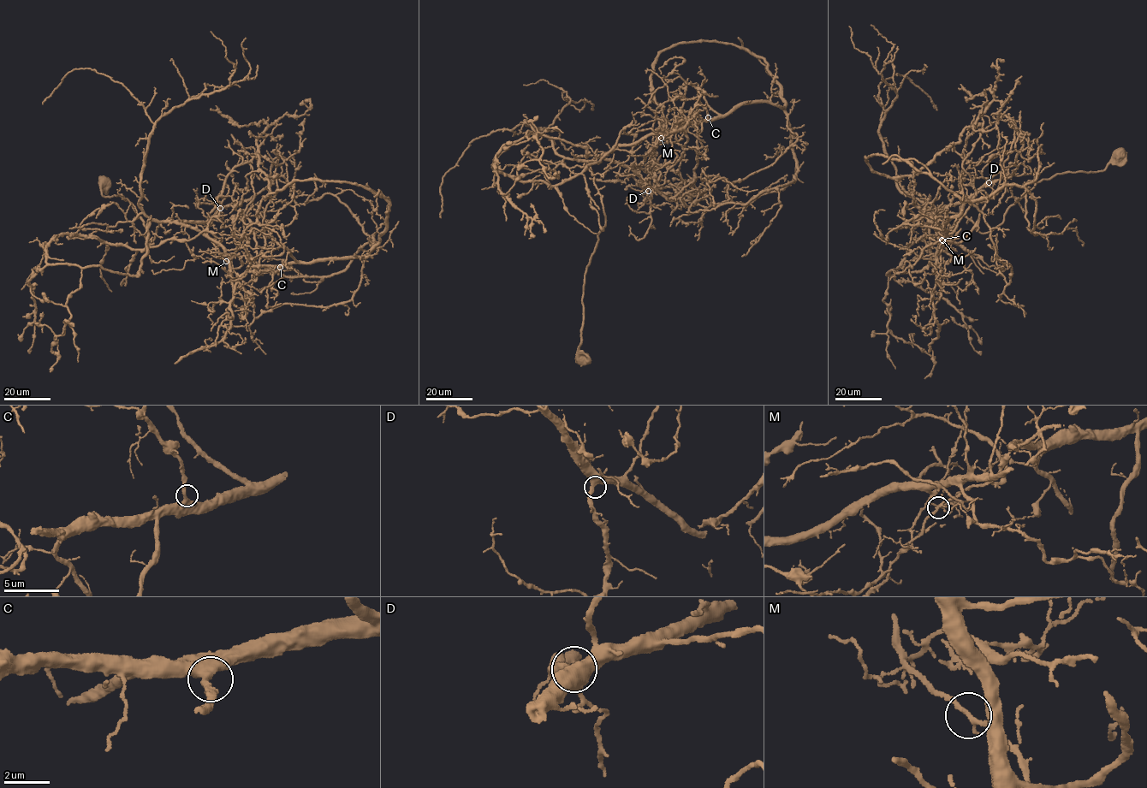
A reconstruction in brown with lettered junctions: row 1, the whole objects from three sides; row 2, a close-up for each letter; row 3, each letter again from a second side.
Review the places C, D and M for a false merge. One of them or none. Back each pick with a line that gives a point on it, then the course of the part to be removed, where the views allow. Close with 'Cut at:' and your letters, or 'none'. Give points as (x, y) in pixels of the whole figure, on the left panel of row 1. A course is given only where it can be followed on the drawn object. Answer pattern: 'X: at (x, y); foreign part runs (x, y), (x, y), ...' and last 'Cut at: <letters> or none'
M: at (226, 261); foreign part runs (227, 261), (239, 275), (373, 247), (338, 272), (280, 275), (247, 251), (239, 216), (257, 204)
Cut at: M

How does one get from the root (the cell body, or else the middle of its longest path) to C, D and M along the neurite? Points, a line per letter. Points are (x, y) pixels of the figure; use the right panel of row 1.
C: (1119, 154), (1102, 170), (1042, 179), (987, 233), (963, 216), (937, 209), (936, 253), (941, 239)
D: (1119, 154), (1102, 170), (1042, 179), (987, 233), (979, 232), (963, 216), (937, 210), (961, 203), (989, 182)
M: (1119, 154), (1102, 170), (1042, 179), (987, 233), (963, 216), (937, 209), (937, 223), (951, 228), (942, 240)

